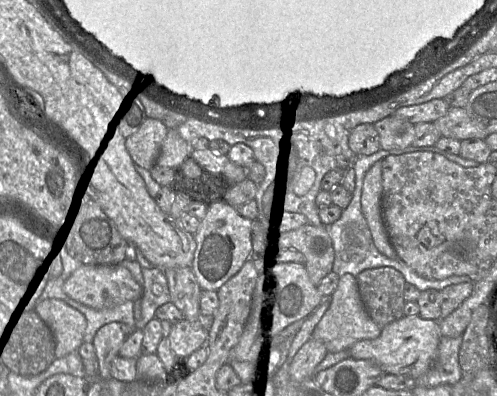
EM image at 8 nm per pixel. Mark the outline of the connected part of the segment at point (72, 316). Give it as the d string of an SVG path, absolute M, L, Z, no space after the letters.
M51 299L36 309L36 315L44 318L54 333L56 358L77 353L84 342L87 326L86 318L80 311L66 301Z

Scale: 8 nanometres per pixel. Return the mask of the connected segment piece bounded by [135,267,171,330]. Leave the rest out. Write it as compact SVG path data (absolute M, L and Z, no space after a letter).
M142 268L143 286L140 297L140 319L135 320L135 328L143 330L155 318L156 310L171 302L167 278L162 269Z

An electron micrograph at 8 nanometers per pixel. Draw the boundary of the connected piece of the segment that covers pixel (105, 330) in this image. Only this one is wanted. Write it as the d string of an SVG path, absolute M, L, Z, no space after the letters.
M112 322L102 326L95 334L92 345L99 364L98 378L111 379L110 366L114 358L119 356L119 351L126 338L134 329L129 326Z

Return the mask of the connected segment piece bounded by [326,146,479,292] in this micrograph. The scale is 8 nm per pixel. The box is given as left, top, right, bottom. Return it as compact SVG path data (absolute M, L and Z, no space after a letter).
M409 146L406 148L392 149L392 150L380 149L379 151L377 151L372 155L357 156L352 166L356 174L355 175L356 187L353 192L351 203L349 204L349 206L347 206L346 209L343 210L342 216L340 217L339 220L334 222L330 226L326 226L328 227L328 232L332 237L333 247L335 251L333 272L338 274L340 277L347 273L352 274L354 277L357 277L359 273L361 273L365 269L388 266L399 271L403 275L405 281L415 286L420 292L428 289L441 291L442 289L444 289L449 285L460 284L460 283L473 283L468 276L451 276L443 280L429 280L429 279L422 278L414 270L408 267L403 261L401 261L399 258L390 259L384 256L383 254L381 254L373 242L372 234L369 229L367 220L362 213L362 206L361 206L362 189L363 189L365 175L368 172L368 170L379 160L383 160L385 157L389 155L402 155L410 152L437 153L444 156L449 161L454 162L464 168L472 168L472 167L477 167L479 165L479 163L474 160L462 158L460 155L450 154L446 151L443 151L437 148L436 146L426 146L426 147Z

